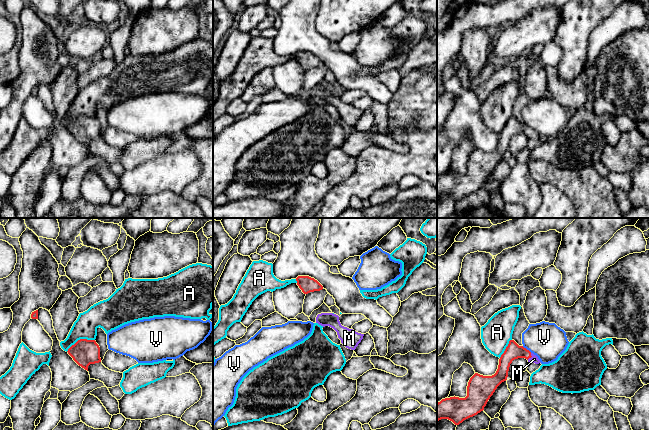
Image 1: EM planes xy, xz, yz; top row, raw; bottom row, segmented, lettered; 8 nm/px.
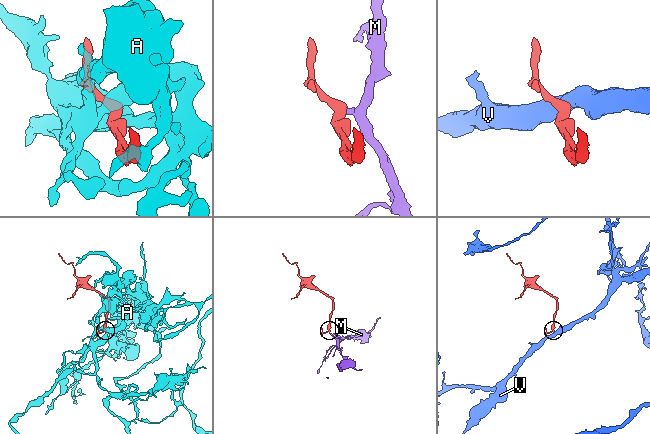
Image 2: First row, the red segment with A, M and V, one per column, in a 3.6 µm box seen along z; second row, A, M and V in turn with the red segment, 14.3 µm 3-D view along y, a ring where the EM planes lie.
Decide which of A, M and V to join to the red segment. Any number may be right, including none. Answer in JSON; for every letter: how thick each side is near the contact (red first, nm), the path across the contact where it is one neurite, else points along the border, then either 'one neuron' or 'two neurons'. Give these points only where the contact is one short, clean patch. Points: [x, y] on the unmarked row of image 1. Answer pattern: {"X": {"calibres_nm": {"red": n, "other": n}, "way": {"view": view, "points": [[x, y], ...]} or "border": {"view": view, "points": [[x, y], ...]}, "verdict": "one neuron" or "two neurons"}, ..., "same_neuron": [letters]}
{"A": {"calibres_nm": {"red": 220, "other": 190}, "verdict": "two neurons"}, "M": {"calibres_nm": {"red": 130, "other": 60}, "way": {"view": "yz", "points": [[513, 127], [523, 128], [530, 133], [534, 135]]}, "verdict": "one neuron"}, "V": {"calibres_nm": {"red": 130, "other": 300}, "border": {"view": "yz", "points": [[522, 122], [531, 128]]}, "verdict": "two neurons"}, "same_neuron": ["M"]}

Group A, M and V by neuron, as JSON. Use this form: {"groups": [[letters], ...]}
{"groups": [["A"], ["M"], ["V"]]}

